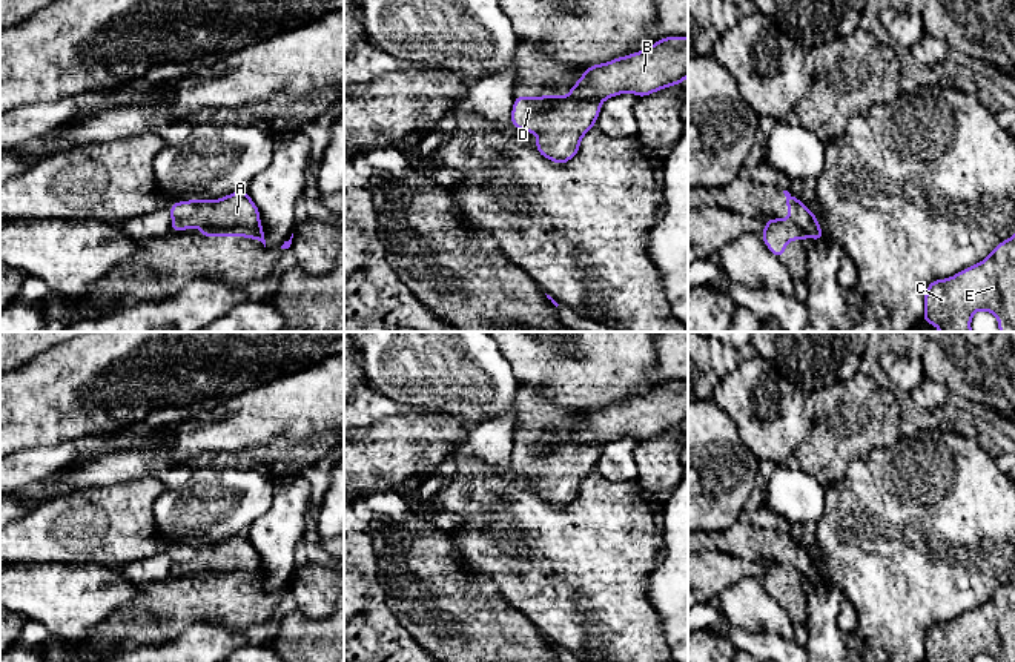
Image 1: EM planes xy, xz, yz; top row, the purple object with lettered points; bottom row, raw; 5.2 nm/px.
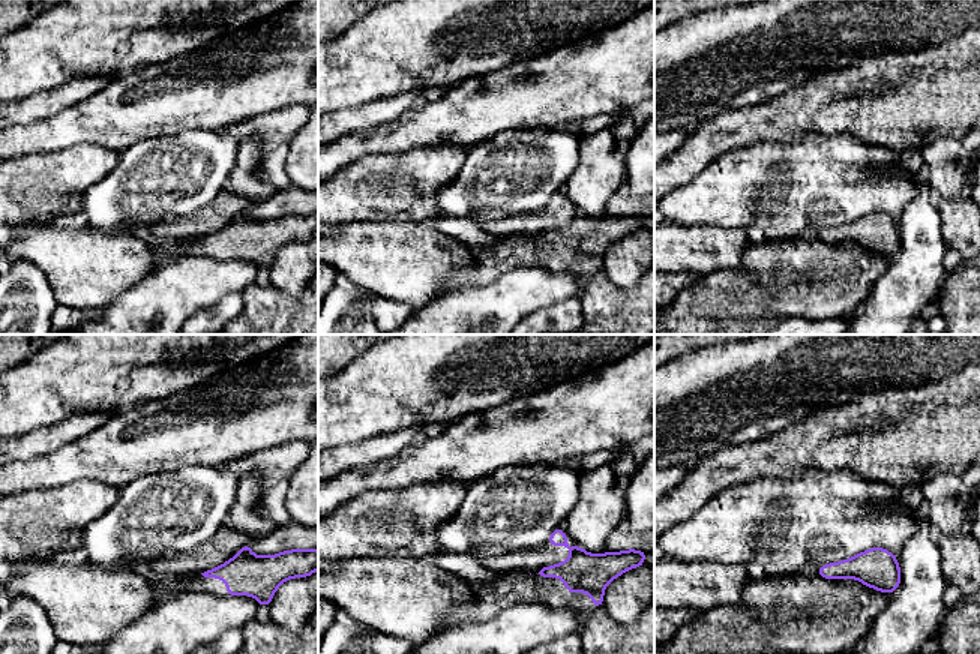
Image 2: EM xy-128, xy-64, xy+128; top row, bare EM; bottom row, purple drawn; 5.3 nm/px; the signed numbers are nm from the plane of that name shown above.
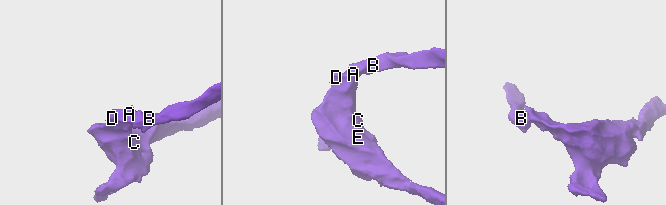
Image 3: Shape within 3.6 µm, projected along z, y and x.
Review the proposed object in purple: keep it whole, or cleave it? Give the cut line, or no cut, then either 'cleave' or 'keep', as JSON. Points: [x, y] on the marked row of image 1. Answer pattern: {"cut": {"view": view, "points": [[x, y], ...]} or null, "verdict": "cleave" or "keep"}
{"cut": {"view": "xy", "points": [[258, 225], [203, 229]]}, "verdict": "cleave"}

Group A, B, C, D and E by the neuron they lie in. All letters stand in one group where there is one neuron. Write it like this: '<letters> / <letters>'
A C D E / B

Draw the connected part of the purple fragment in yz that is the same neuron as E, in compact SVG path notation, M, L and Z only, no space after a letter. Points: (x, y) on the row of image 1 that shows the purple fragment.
M1015 233L1000 243L981 263L927 286L923 319L938 326L938 332L972 332L970 318L977 310L992 312L998 319L1000 332L1015 332Z

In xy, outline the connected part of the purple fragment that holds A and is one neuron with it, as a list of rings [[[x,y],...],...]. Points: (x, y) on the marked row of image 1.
[[[247,190],[233,192],[224,198],[190,200],[170,206],[172,232],[183,229],[226,229],[238,226],[260,226],[260,212]]]

